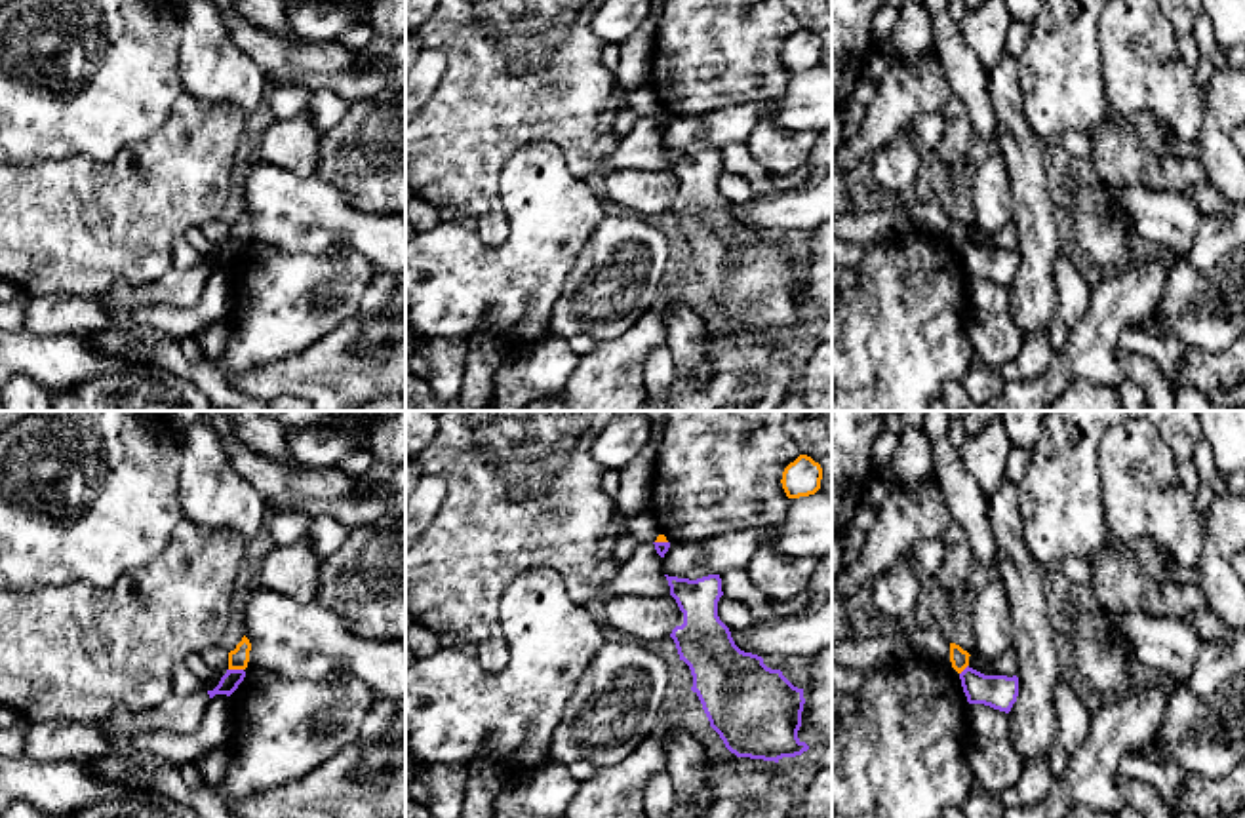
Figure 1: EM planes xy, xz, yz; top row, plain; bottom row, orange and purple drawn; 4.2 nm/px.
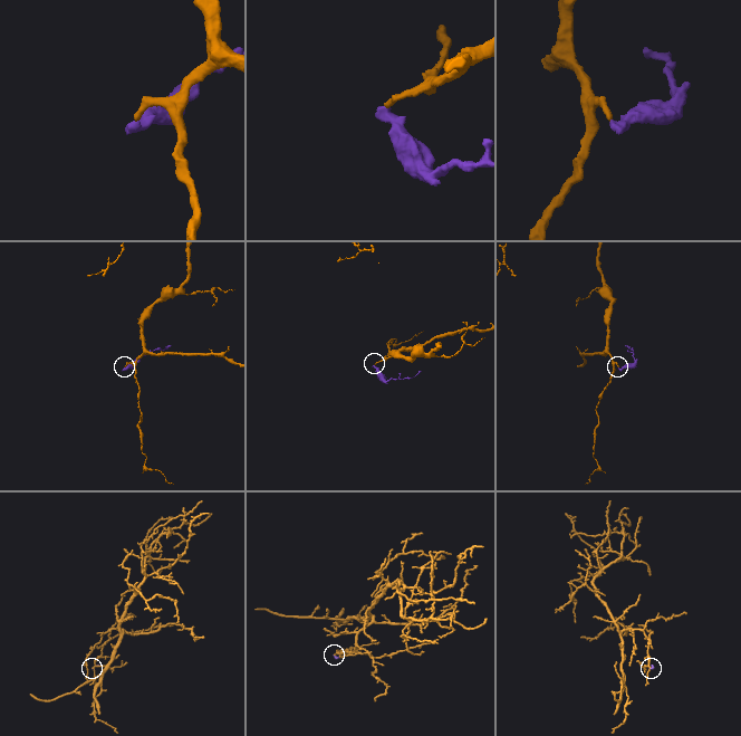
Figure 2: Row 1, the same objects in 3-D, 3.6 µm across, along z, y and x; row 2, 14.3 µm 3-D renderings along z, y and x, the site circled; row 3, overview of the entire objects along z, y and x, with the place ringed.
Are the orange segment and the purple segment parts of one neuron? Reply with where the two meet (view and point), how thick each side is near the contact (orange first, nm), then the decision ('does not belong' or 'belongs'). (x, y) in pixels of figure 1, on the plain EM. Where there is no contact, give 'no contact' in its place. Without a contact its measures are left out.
meets orange in xy at (237, 242); 90 nm thick on the orange side, 80 nm on the other; does not belong

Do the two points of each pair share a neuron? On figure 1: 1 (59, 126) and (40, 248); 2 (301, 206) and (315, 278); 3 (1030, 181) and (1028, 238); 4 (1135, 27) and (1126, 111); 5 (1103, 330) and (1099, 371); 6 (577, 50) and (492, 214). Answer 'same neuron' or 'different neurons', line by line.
1: different neurons
2: different neurons
3: same neuron
4: same neuron
5: same neuron
6: same neuron

